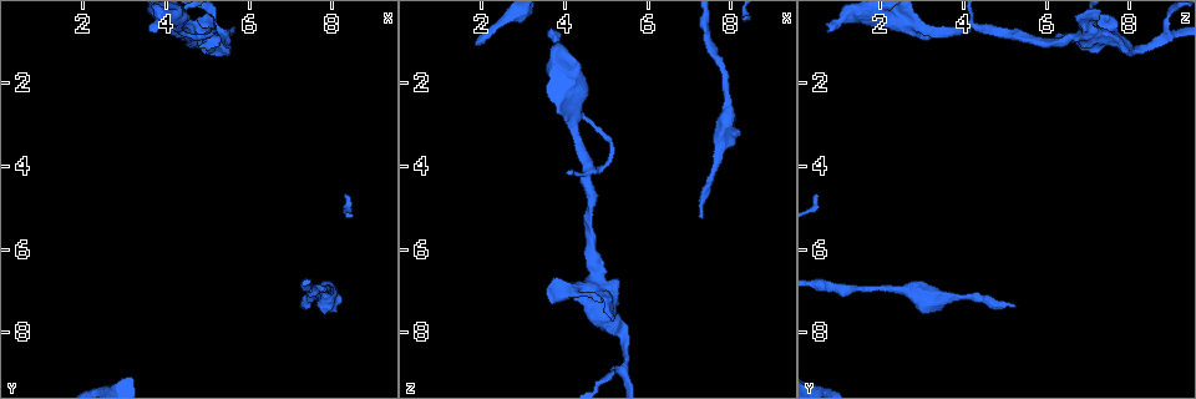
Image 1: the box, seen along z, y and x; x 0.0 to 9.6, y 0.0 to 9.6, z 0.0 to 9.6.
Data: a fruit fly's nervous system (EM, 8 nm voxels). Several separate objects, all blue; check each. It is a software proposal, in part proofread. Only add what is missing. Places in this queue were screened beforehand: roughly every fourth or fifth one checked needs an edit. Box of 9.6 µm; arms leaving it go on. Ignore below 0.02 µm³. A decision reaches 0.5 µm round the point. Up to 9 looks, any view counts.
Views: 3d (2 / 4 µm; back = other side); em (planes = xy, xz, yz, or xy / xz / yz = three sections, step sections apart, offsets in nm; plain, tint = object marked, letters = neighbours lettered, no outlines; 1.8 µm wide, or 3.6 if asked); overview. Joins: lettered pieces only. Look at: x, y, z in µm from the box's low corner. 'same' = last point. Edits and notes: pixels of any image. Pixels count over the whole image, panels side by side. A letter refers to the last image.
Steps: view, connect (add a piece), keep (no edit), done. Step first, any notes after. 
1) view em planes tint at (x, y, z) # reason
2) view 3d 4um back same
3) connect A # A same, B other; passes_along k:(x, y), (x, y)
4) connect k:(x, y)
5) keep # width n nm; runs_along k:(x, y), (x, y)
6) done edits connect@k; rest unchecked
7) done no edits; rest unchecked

view 3d 2um at (7.30, 7.40, 5.25) # thin end

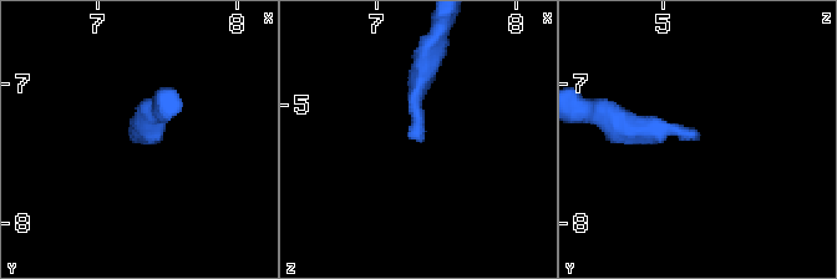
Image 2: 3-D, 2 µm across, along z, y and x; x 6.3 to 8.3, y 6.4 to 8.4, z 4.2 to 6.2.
view em planes letters at (7.32, 7.36, 5.26) # need the tissue

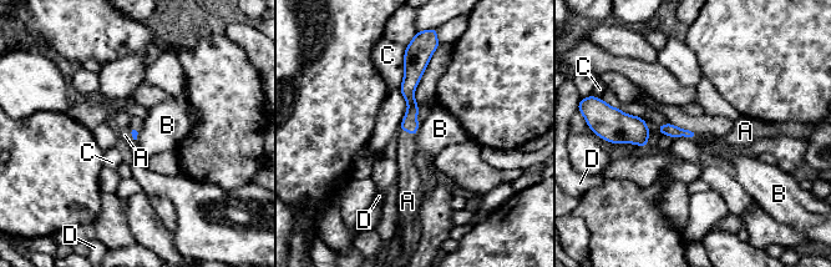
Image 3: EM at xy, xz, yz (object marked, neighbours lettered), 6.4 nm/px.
connect A # A same, B other, C other, D other; passes_along 3:(409, 124), (408, 131), (406, 149); the cell continues

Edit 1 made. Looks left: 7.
view em planes tint at (4.80, 0.85, 6.95) # side arm on a straight run

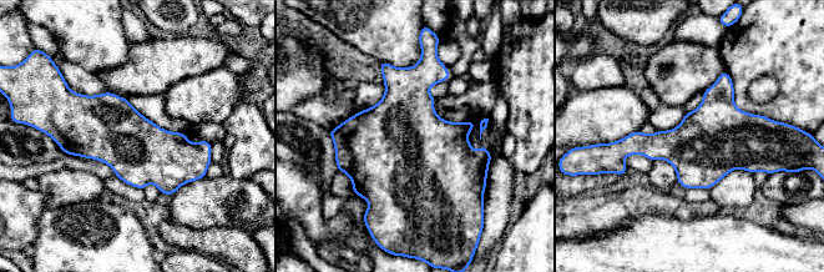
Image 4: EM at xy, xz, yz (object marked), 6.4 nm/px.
view em planes letters same # what lies round it

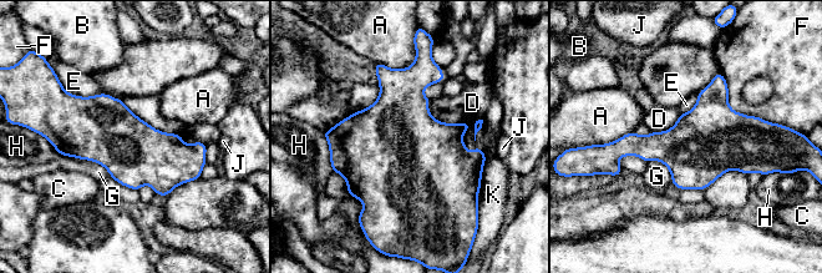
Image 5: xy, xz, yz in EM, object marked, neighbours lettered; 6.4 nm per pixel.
keep # width 420 nm; A other, B other, C other, D other, E other, F other, G other, H other, J other, K other; border 5:(429, 99), (434, 117), (460, 122); none of them fits

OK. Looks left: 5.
view 3d 2um at (3.70, 0.75, 0.75) # free end

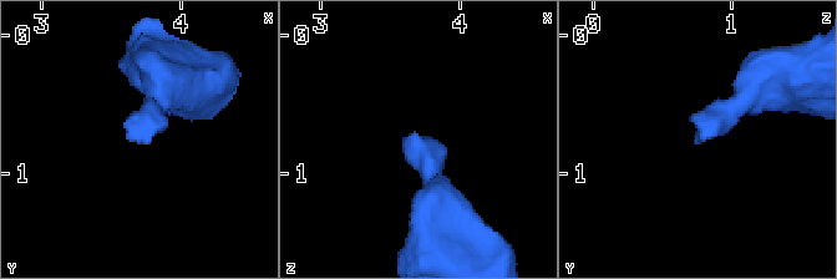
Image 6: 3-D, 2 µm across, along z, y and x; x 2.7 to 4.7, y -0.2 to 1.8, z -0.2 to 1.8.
view em 3.6um planes plain at (3.68, 0.76, 0.74) # need the tissue

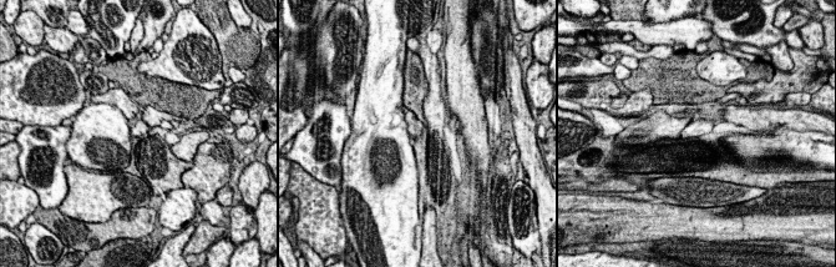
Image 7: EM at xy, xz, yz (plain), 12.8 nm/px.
view em 3.6um planes letters same # see the neighbours

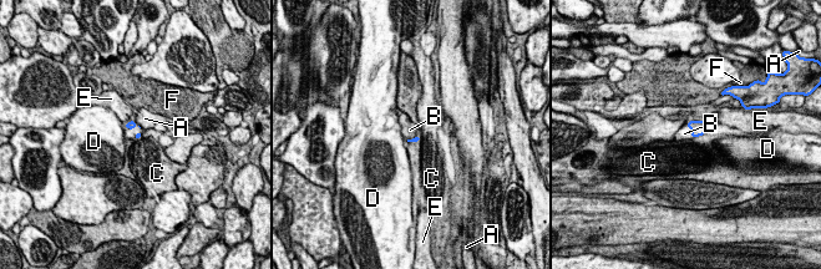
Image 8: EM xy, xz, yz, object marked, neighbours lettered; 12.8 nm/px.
connect B # A other, B same, C other, D other, E other, F other; it goes on there

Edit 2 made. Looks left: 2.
view em xz step 8 letters at (4.55, 0.55, 4.10) # touches itself

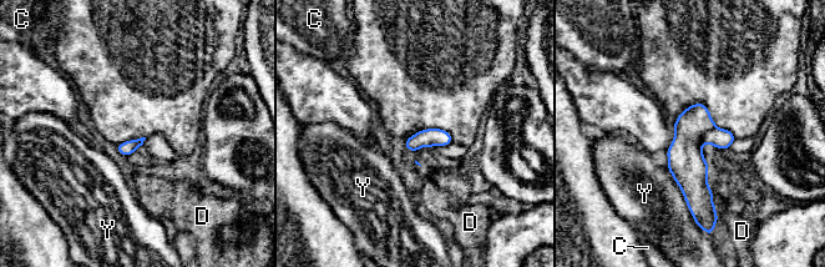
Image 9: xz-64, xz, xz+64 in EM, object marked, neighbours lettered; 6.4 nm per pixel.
keep # C other, D other, Y other; runs_along 9:(697, 106), (693, 185), (705, 207); none of them fits

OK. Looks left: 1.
done edits connect@3, connect@8; rest unchecked

